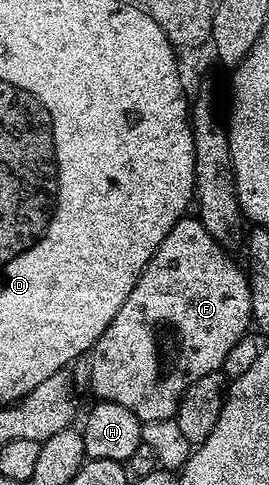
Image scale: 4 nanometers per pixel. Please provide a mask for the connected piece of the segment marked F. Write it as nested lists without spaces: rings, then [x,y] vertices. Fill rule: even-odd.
[[[186,216],[174,224],[147,268],[143,268],[135,288],[131,288],[131,296],[123,300],[123,308],[115,312],[115,320],[107,324],[107,332],[99,336],[88,355],[89,386],[94,399],[131,408],[142,424],[167,421],[176,415],[177,403],[199,376],[221,370],[227,352],[250,333],[253,320],[249,279],[229,254],[232,253],[203,228],[200,218]]]

